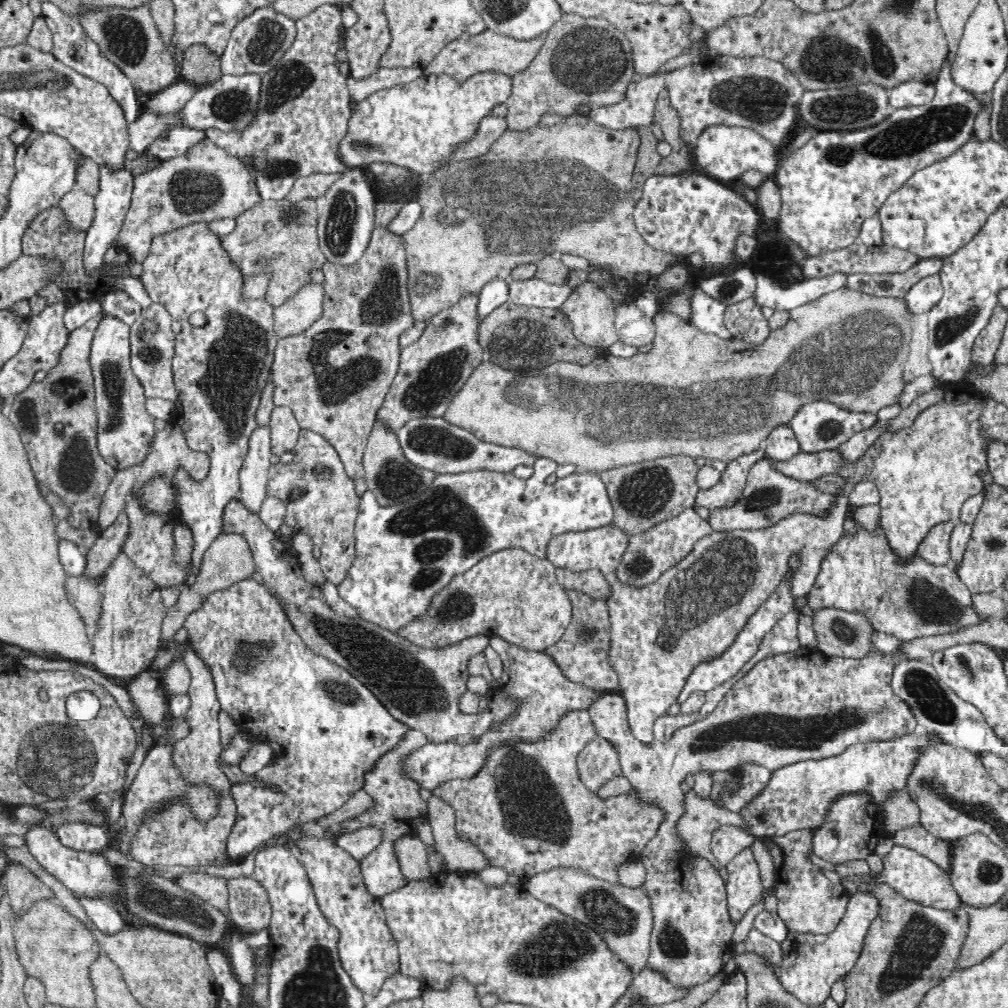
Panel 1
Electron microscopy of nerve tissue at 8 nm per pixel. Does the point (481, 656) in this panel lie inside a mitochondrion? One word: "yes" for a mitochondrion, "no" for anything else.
no

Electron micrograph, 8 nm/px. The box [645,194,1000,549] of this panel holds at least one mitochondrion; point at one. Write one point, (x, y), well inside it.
(948, 329)

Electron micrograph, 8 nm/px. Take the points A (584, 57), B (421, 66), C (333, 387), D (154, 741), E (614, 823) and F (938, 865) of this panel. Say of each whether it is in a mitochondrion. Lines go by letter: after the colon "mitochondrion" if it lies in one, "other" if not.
A: mitochondrion
B: other
C: mitochondrion
D: other
E: other
F: other

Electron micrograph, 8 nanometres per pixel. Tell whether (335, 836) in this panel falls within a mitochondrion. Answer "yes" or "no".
no

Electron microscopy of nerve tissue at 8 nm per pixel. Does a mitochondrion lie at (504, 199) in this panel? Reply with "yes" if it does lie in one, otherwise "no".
yes

